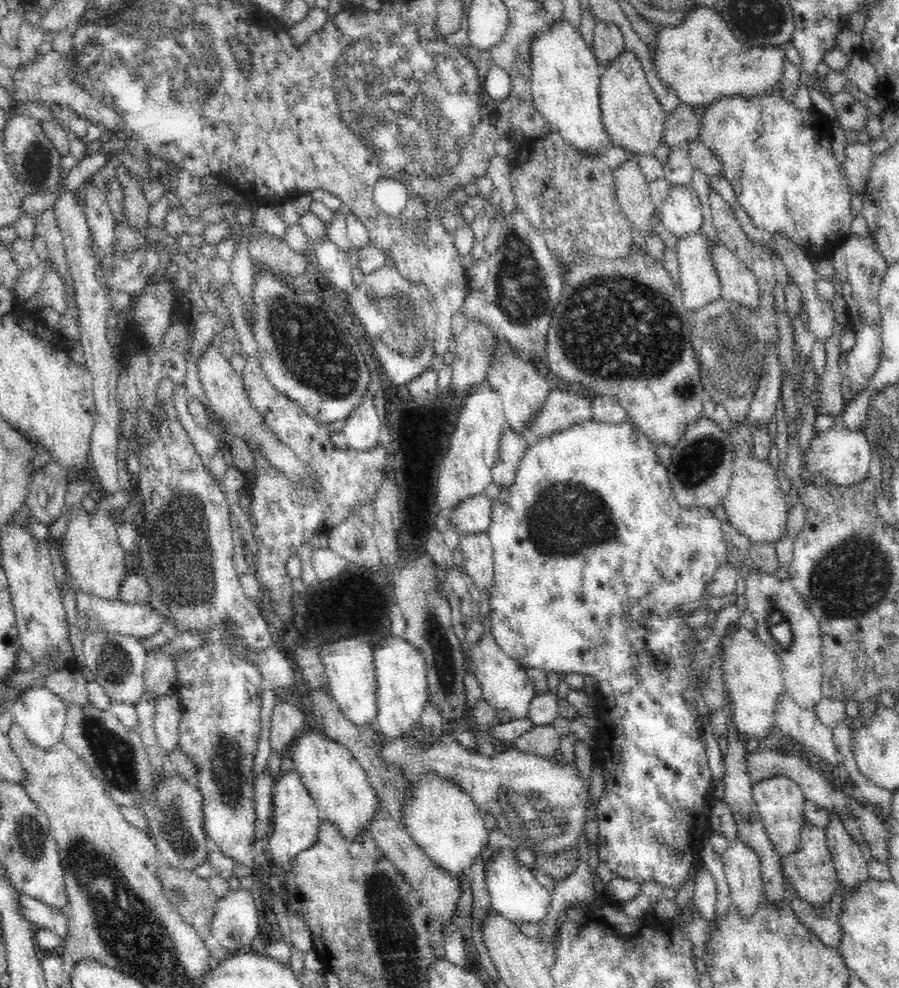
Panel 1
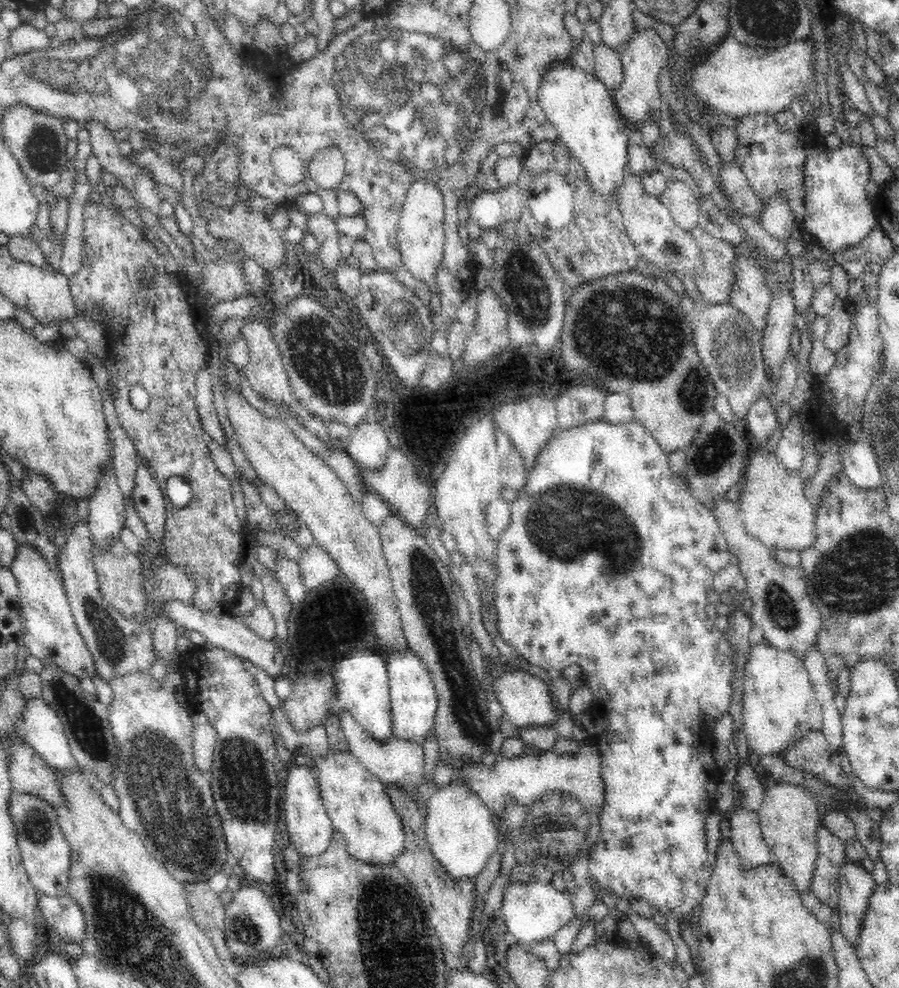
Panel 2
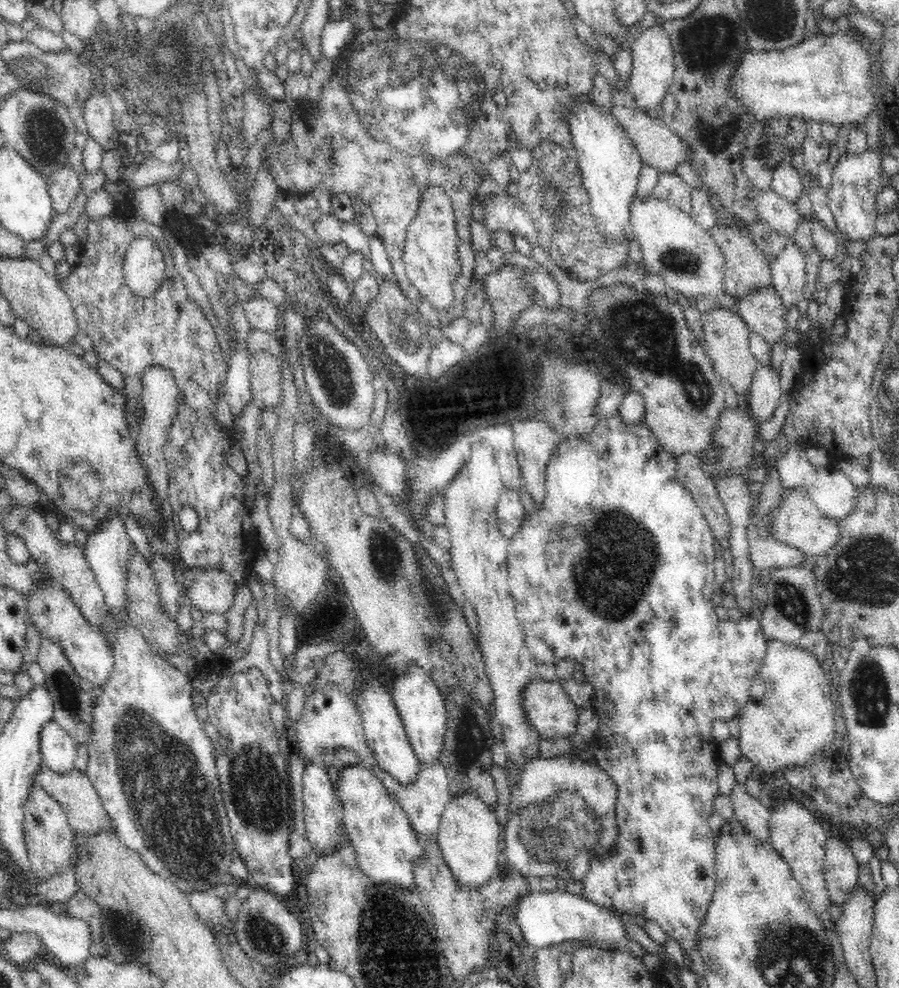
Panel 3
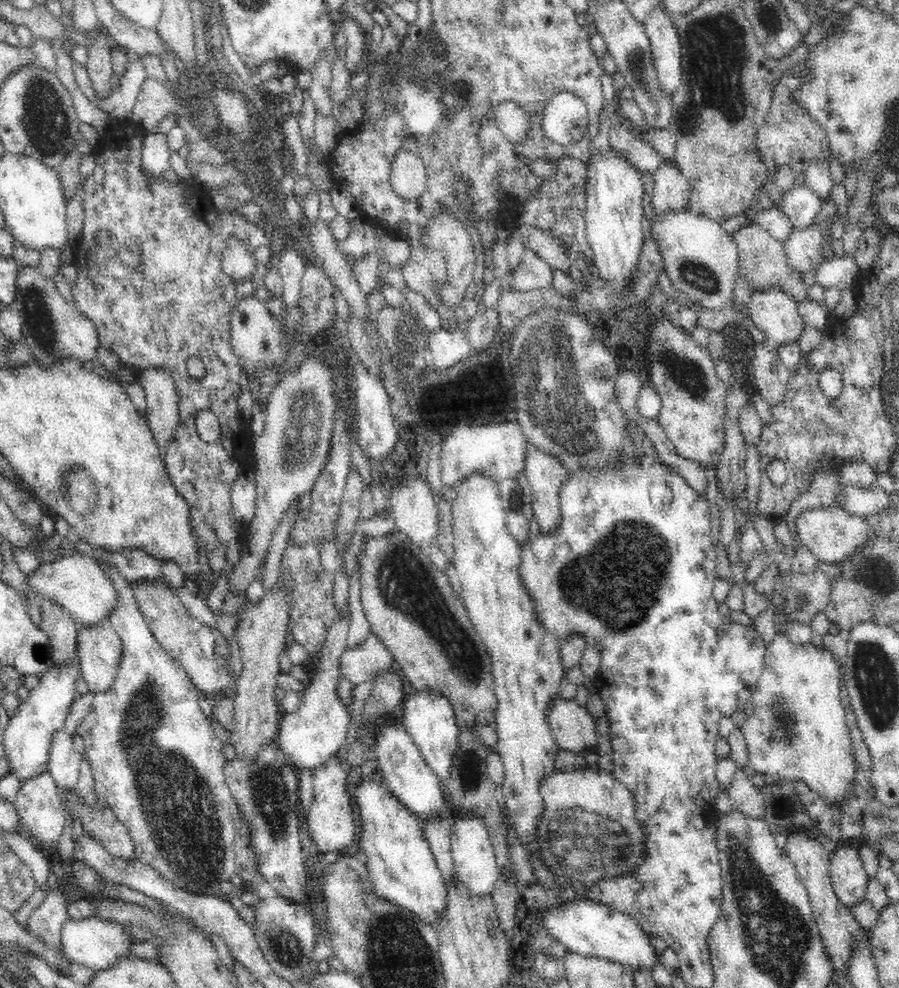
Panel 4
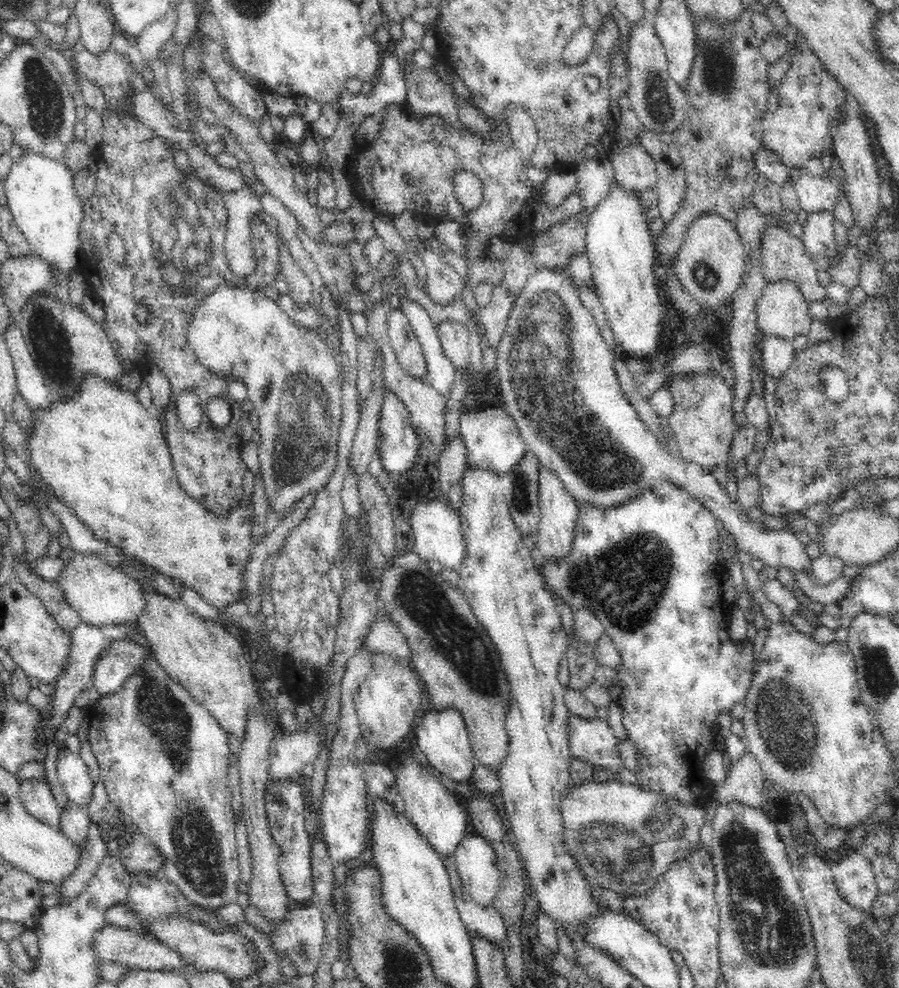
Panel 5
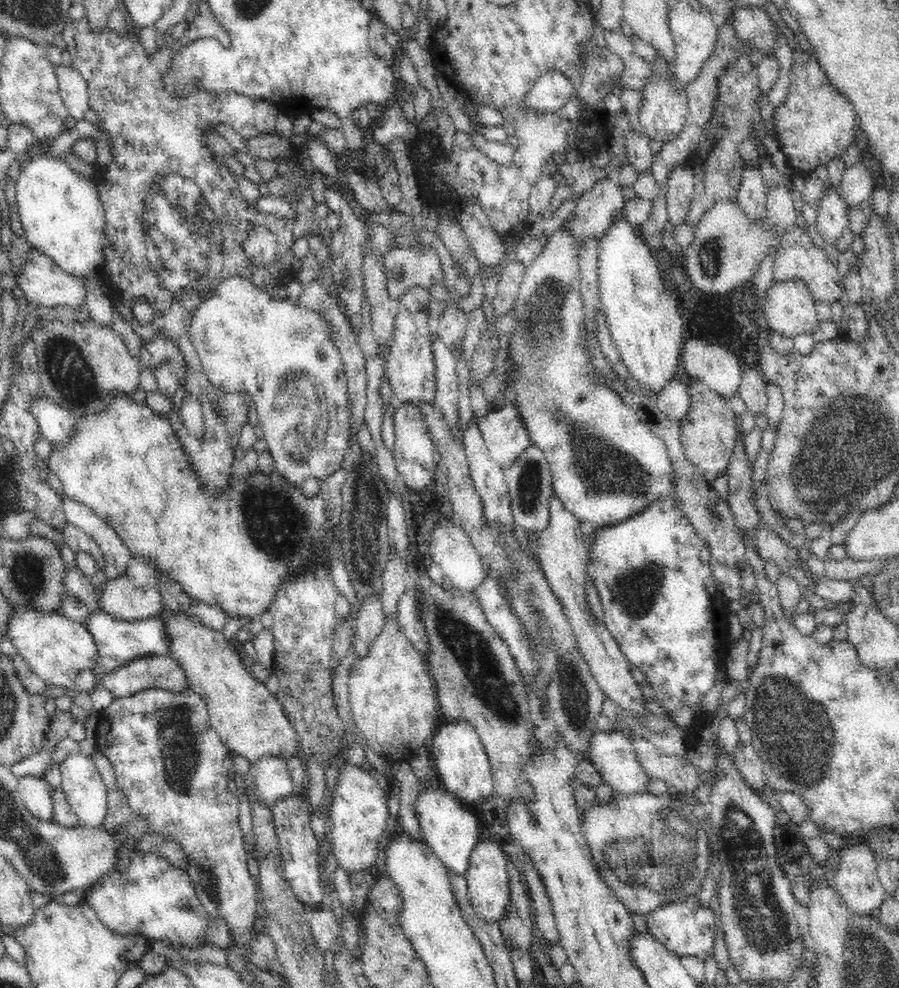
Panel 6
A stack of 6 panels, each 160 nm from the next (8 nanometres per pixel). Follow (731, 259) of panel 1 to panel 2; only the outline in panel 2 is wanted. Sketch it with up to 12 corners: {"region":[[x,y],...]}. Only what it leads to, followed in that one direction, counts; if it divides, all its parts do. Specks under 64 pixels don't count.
{"region":[[739,257],[729,302],[763,334],[772,296],[763,272]]}

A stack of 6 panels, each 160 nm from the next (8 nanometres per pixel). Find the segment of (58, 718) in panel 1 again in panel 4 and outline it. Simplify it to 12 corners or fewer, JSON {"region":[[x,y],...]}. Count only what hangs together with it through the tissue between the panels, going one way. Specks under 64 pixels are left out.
{"region":[[53,735],[47,770],[60,791],[73,790],[82,757],[73,736]]}

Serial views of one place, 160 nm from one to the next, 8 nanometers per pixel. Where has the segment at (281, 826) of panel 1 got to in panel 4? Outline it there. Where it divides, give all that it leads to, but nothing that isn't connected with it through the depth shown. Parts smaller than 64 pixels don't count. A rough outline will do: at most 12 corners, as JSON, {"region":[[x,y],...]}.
{"region":[[334,755],[313,771],[307,829],[315,851],[352,846],[359,825],[348,771]]}

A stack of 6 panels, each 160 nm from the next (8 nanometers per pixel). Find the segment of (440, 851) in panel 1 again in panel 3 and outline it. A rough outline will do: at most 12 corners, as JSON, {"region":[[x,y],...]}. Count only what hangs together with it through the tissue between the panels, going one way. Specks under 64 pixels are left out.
{"region":[[475,794],[451,798],[438,848],[461,886],[497,874],[503,837]]}

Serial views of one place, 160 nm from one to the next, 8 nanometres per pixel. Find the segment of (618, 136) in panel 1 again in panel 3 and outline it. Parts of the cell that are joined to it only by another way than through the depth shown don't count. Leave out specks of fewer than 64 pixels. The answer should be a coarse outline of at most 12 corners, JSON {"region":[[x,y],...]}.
{"region":[[659,23],[631,44],[626,91],[660,108],[674,84],[674,49]]}

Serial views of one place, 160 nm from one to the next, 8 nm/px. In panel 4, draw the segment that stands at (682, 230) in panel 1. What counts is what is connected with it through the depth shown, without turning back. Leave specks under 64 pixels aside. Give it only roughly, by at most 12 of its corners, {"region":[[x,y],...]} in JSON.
{"region":[[675,160],[653,177],[656,218],[688,208],[690,185]]}

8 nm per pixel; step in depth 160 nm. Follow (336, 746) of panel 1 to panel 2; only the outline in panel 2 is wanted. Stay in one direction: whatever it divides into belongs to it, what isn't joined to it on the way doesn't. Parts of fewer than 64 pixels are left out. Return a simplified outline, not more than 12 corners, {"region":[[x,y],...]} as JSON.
{"region":[[350,752],[311,759],[348,852],[394,866],[402,818],[386,785]]}

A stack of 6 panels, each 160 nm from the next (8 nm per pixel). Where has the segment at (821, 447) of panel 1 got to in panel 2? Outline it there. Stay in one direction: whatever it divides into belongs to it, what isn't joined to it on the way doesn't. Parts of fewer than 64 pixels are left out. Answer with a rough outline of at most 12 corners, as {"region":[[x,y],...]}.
{"region":[[870,445],[841,447],[842,472],[864,490],[882,488]]}

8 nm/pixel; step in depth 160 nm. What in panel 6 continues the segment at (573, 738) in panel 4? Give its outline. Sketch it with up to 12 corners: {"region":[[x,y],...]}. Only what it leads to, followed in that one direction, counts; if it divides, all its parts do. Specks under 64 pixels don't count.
{"region":[[598,732],[586,760],[623,796],[648,794],[650,773],[622,732]]}

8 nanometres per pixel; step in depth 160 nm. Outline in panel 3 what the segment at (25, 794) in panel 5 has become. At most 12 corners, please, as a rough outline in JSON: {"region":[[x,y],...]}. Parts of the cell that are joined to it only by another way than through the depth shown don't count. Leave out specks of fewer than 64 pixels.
{"region":[[38,783],[24,829],[37,880],[57,876],[74,852],[74,830]]}

